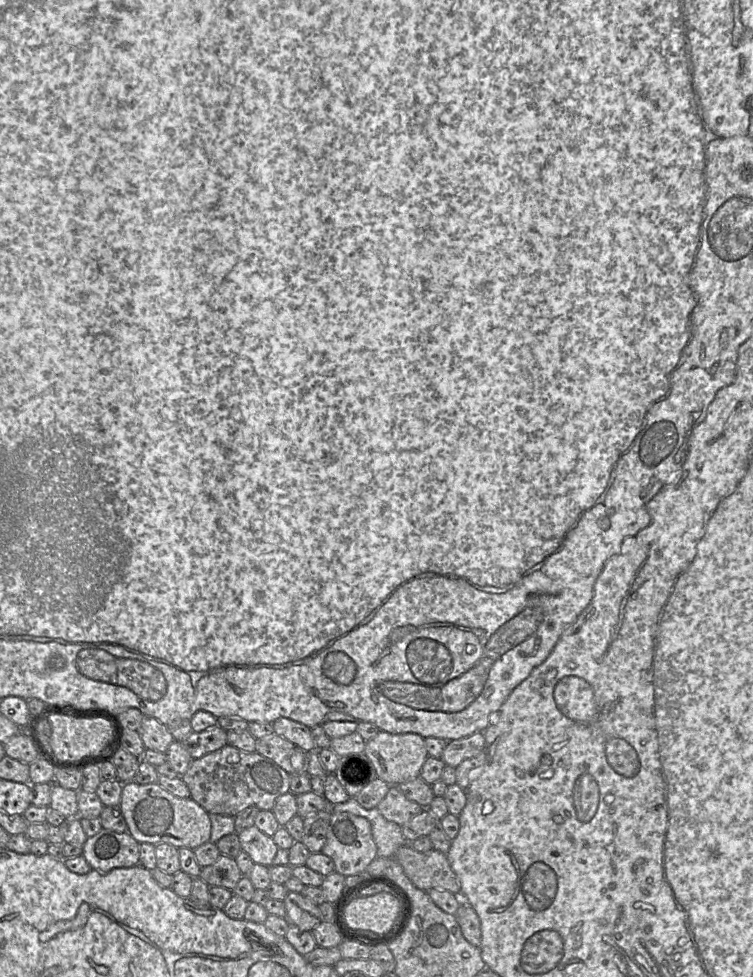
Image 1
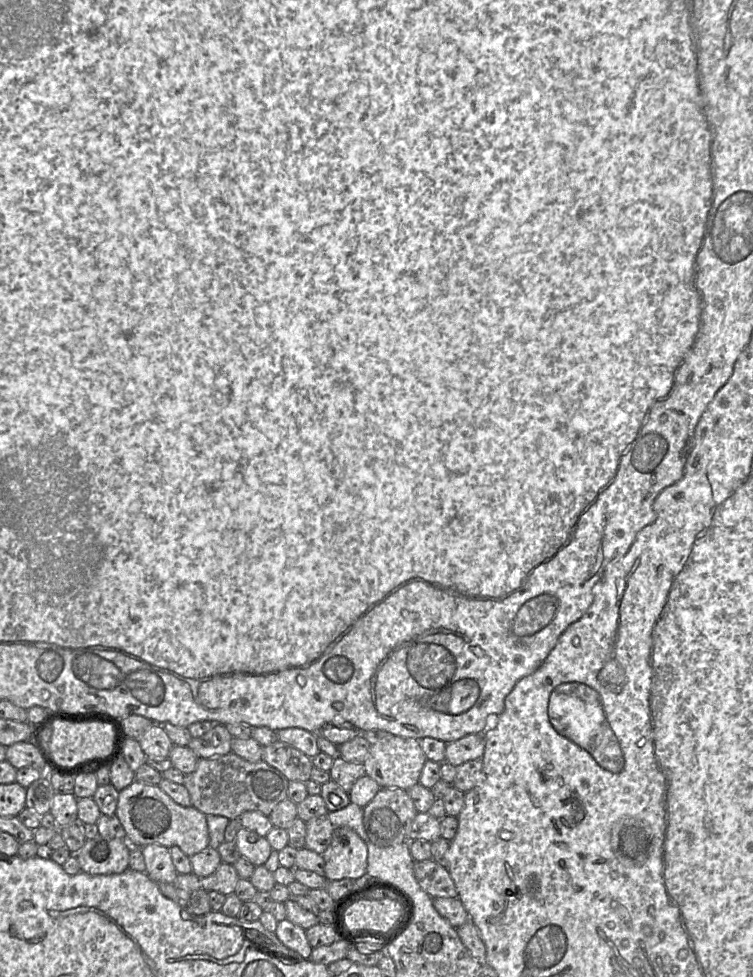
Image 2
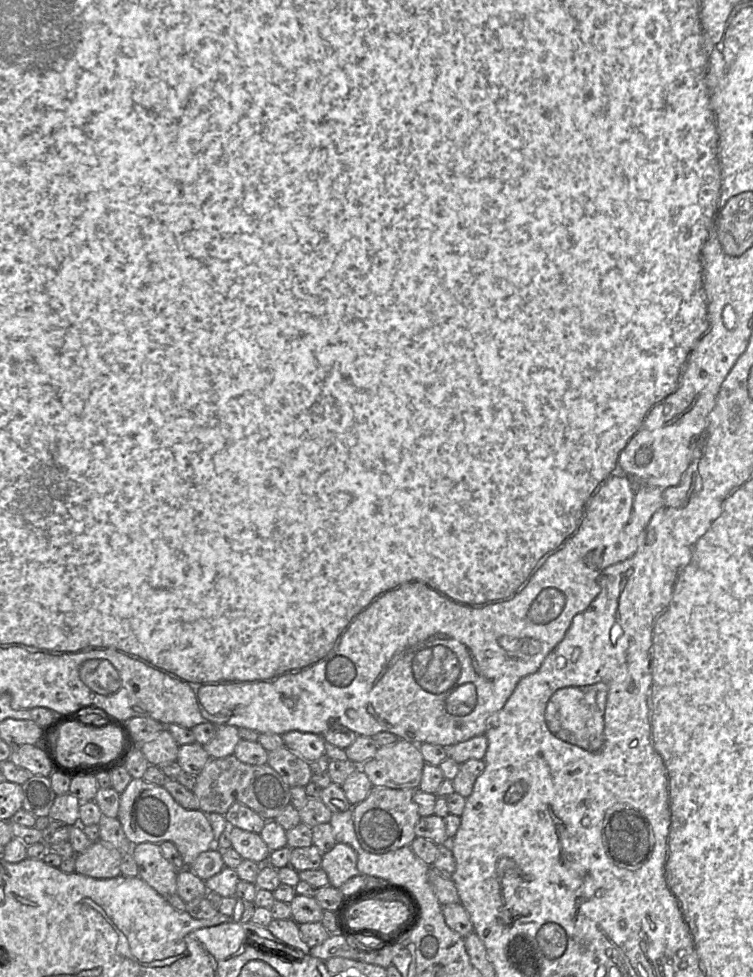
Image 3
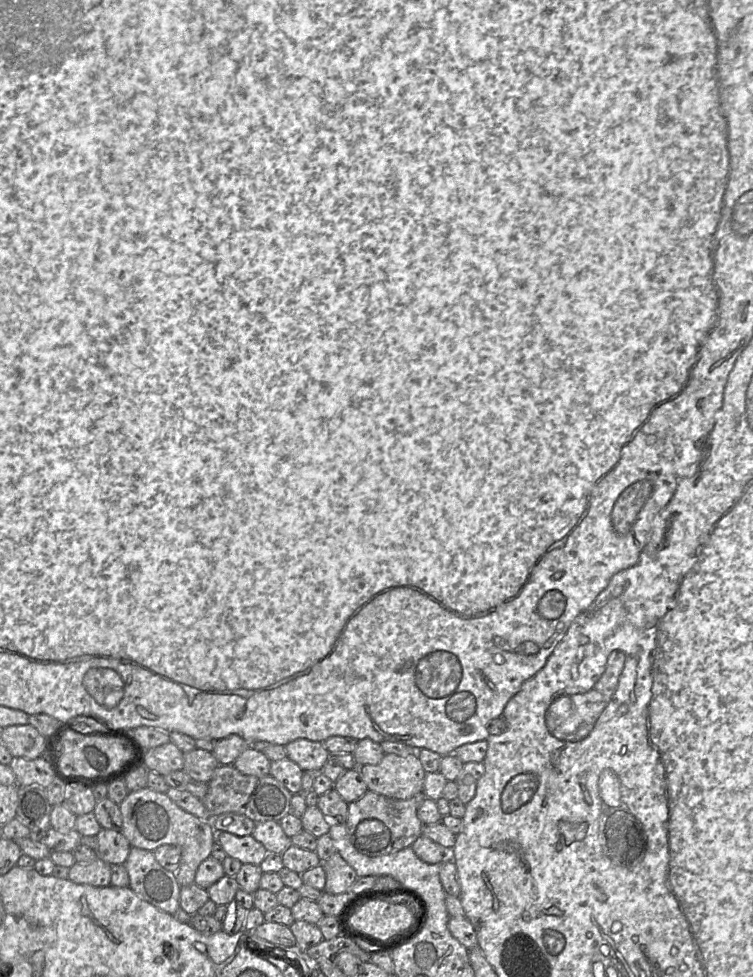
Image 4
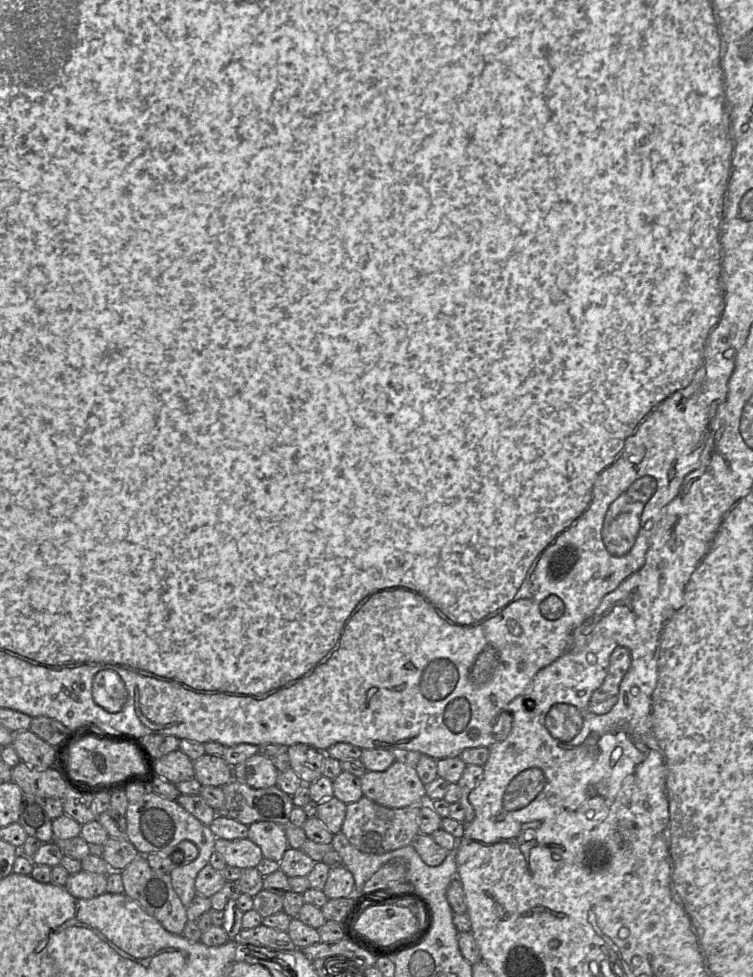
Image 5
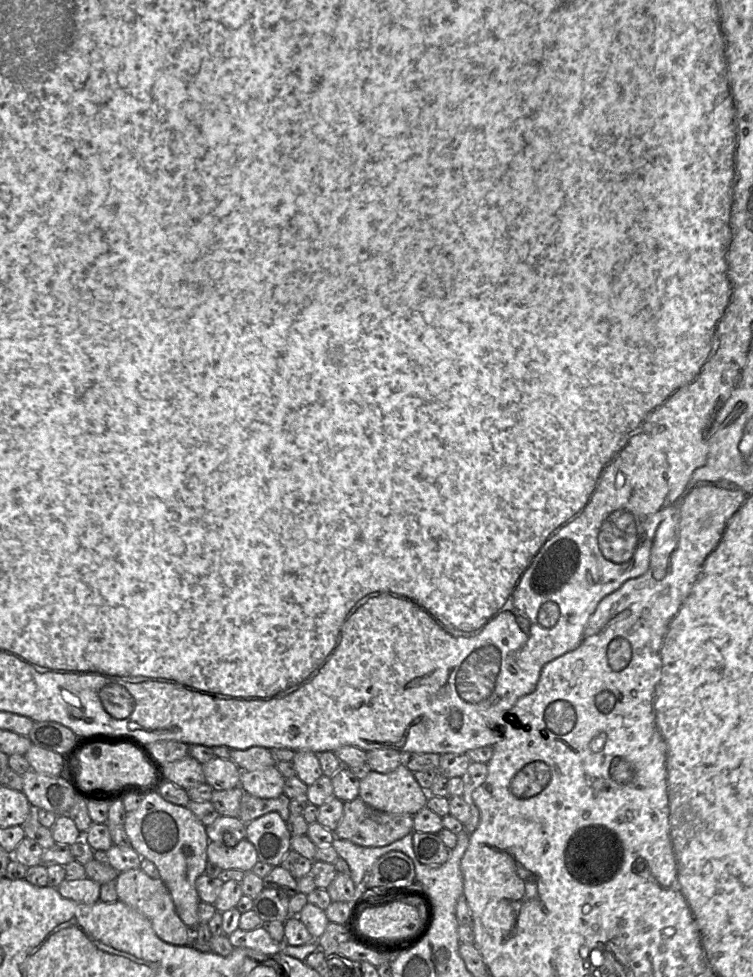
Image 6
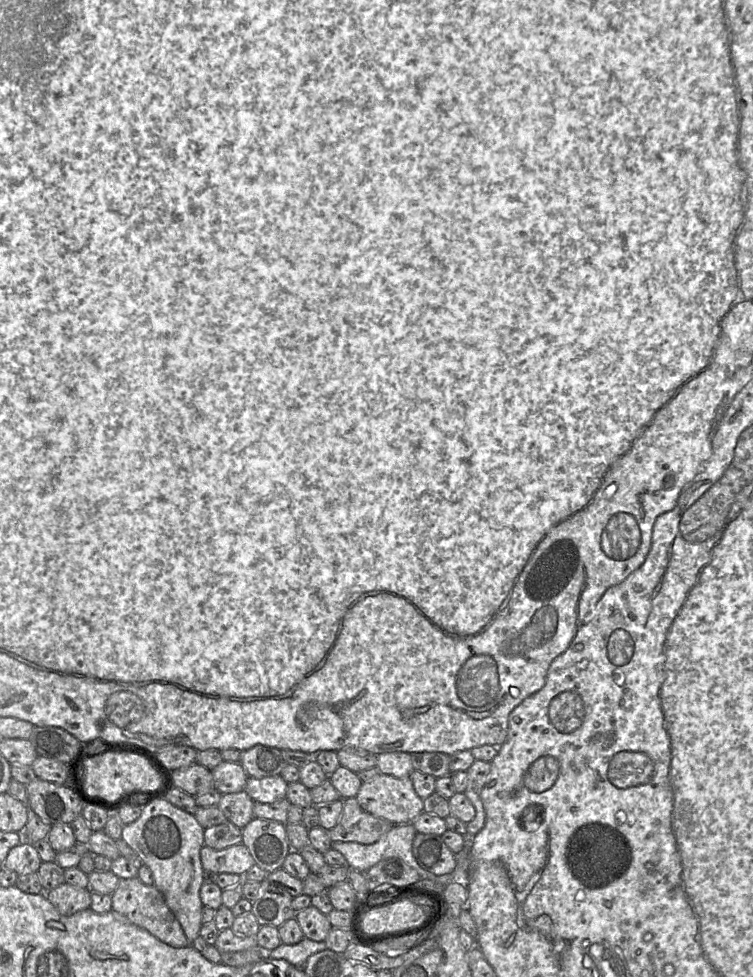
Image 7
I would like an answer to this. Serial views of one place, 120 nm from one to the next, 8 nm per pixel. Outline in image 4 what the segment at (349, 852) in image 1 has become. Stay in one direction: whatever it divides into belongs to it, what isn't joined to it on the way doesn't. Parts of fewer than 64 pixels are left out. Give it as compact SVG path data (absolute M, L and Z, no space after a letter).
M335 852L325 861L322 861L322 867L326 874L326 883L322 892L330 894L348 893L358 878L354 869Z

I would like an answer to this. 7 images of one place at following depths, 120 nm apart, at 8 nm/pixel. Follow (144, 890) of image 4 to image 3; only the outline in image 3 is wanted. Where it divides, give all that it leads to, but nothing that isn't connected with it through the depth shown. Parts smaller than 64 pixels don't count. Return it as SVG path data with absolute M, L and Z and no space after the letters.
M160 844L133 846L132 856L138 865L139 877L157 893L162 897L177 894L178 870L164 858Z

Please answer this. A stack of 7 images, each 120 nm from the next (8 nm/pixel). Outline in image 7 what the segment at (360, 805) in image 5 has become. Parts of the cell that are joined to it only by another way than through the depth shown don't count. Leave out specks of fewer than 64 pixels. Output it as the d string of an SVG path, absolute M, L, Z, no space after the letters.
M356 797L343 799L341 817L331 830L332 842L355 842L370 845L387 833L393 824L362 809Z

